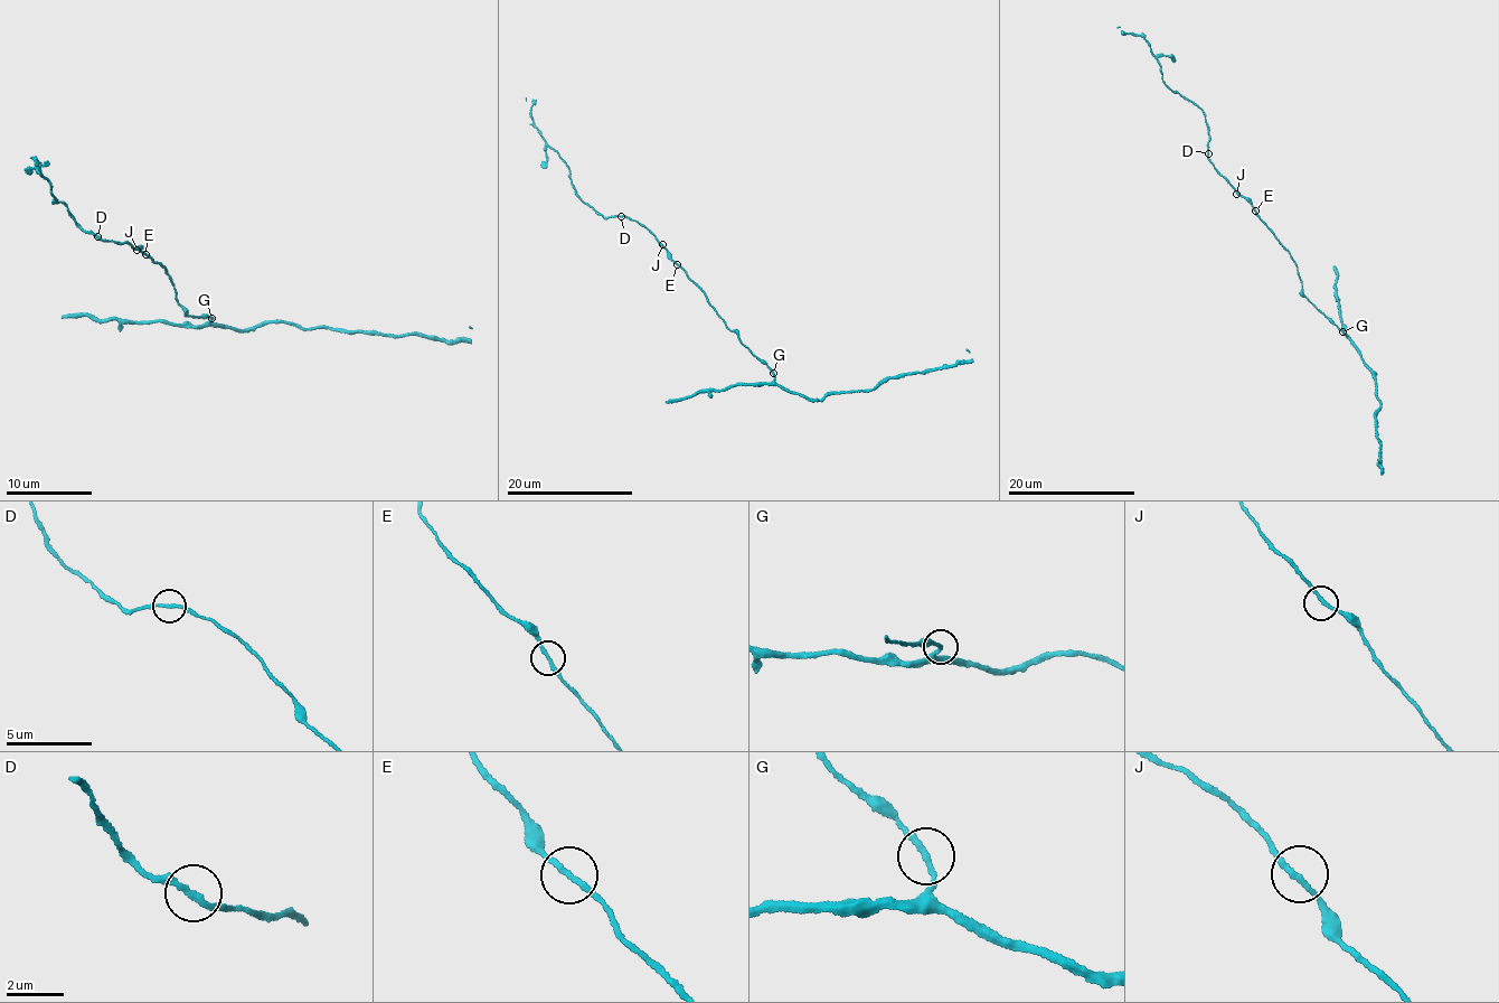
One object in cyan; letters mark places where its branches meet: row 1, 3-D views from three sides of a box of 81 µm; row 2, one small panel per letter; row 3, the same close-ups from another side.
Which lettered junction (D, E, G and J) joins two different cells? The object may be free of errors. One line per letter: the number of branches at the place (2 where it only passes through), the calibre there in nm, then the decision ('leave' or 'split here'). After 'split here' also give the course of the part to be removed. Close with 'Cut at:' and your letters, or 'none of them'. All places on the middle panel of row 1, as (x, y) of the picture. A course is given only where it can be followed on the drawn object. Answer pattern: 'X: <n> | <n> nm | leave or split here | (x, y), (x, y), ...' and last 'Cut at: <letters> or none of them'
D: 2 | 190 nm | leave
E: 2 | 200 nm | leave
G: 2 | 190 nm | leave
J: 2 | 190 nm | leave
Cut at: none of them

